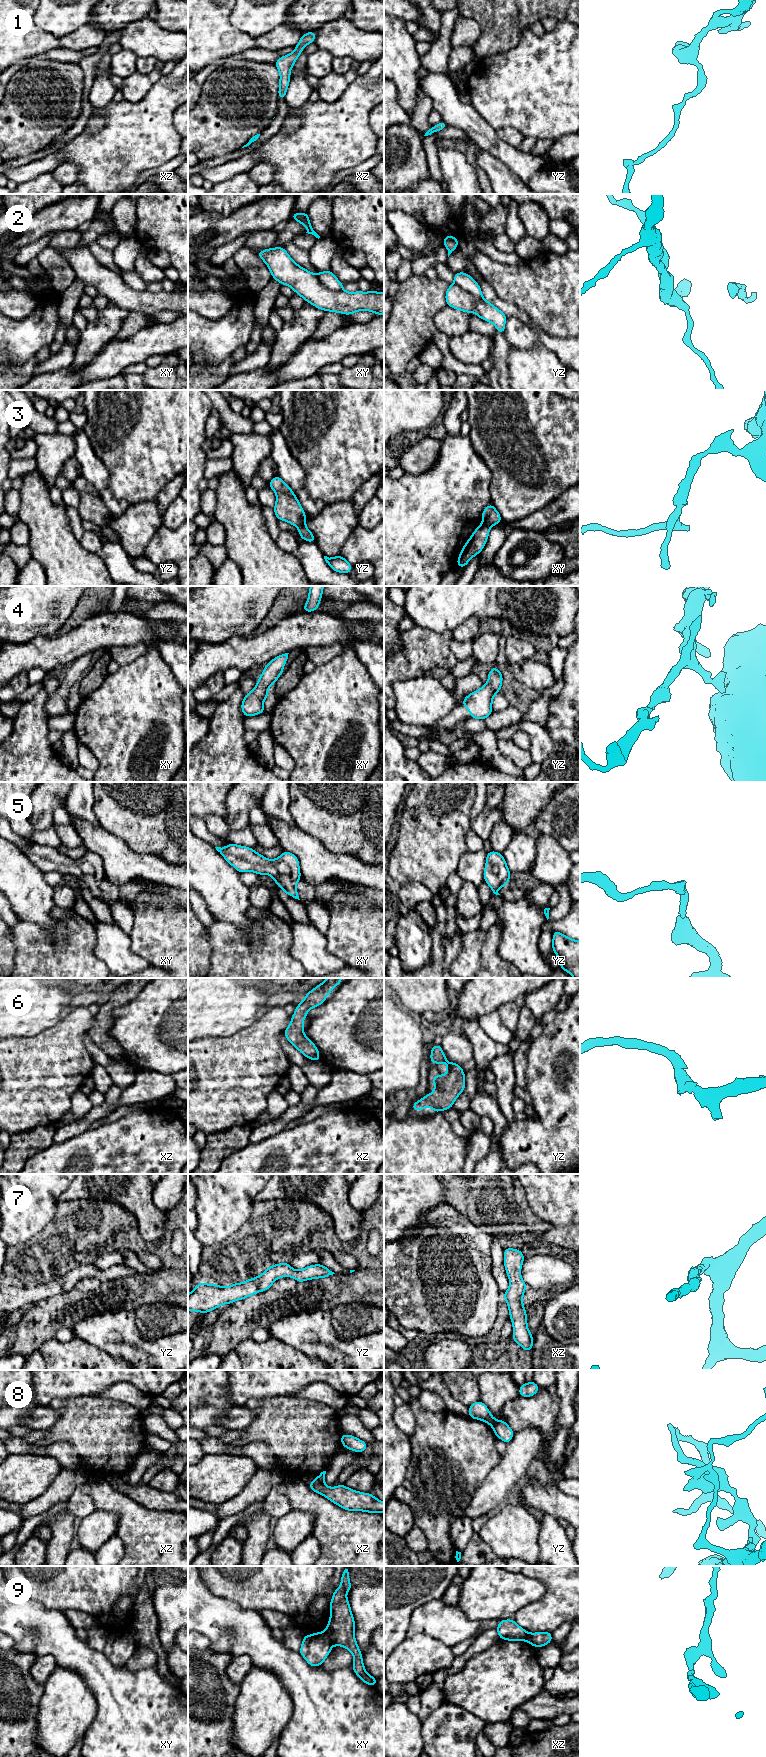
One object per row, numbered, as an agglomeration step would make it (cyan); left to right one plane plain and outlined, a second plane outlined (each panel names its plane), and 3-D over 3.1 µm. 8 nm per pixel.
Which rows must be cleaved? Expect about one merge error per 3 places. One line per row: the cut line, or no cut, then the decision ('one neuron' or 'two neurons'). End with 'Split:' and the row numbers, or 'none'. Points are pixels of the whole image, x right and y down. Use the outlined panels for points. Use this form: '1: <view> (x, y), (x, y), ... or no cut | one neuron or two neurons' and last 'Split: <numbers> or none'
1: no cut | one neuron
2: yz (454, 283), (471, 295), (473, 309) | two neurons
3: yz (304, 524), (298, 527) | two neurons
4: no cut | one neuron
5: no cut | one neuron
6: no cut | one neuron
7: no cut | one neuron
8: xz (316, 1478), (322, 1481) | two neurons
9: xy (325, 1631), (332, 1644) | two neurons
Split: 2, 3, 8, 9

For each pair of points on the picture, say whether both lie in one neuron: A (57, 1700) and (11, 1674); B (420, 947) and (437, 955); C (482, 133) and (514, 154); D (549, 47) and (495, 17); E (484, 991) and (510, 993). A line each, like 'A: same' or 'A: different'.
A: different
B: different
C: same
D: different
E: same

